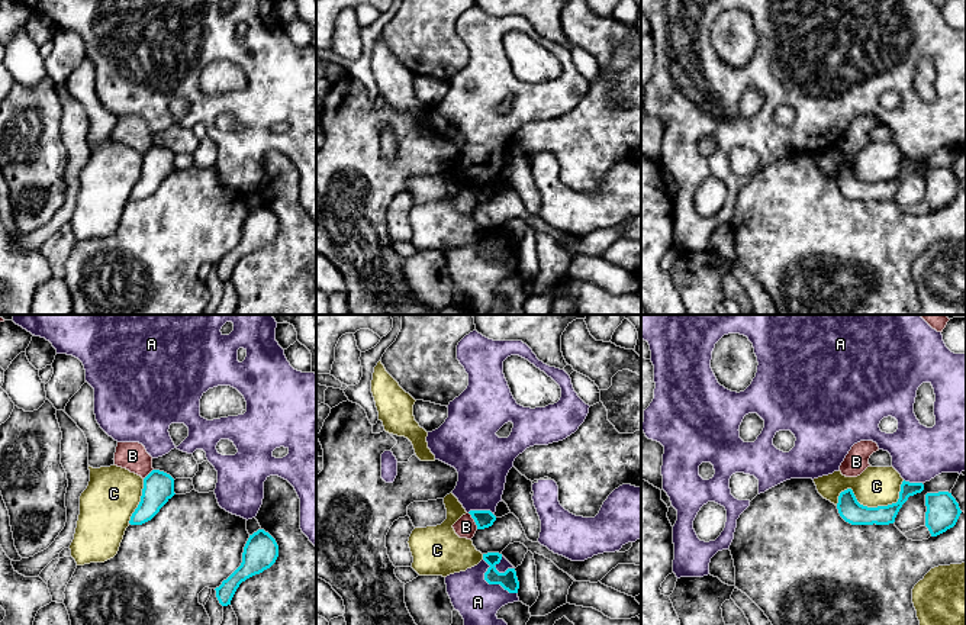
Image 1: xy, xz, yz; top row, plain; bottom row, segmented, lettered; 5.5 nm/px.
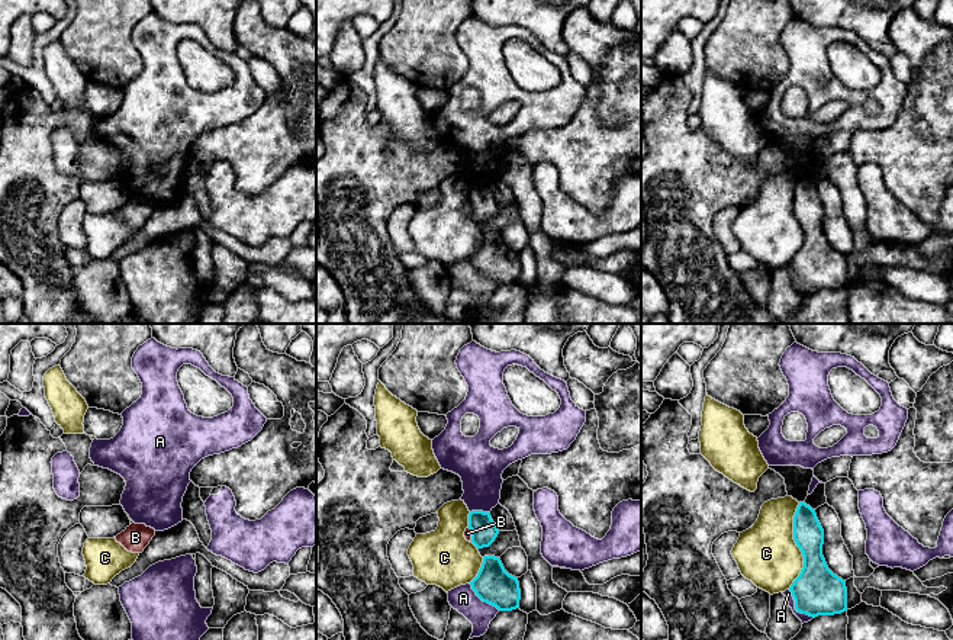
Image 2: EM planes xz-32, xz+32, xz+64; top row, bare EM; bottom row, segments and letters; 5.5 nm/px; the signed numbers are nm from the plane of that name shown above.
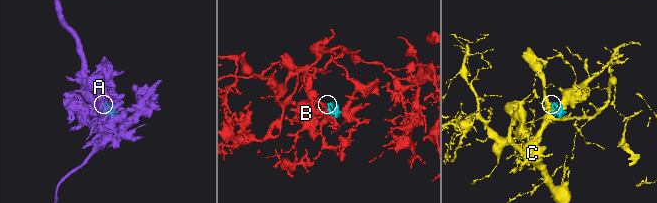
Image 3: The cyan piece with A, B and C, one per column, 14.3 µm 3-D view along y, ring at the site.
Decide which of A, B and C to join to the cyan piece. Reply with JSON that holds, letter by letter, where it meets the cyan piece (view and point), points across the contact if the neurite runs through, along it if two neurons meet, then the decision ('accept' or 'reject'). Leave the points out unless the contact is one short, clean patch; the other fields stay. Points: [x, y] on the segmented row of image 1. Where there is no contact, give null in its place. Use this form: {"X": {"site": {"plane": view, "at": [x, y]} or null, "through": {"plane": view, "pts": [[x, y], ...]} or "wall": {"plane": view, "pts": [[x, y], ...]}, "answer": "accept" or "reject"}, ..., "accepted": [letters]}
{"A": {"site": {"plane": "xz", "at": [490, 583]}, "answer": "reject"}, "B": {"site": {"plane": "xz", "at": [475, 521]}, "wall": {"plane": "xz", "pts": [[469, 512], [477, 528]]}, "answer": "reject"}, "C": {"site": {"plane": "yz", "at": [870, 508]}, "answer": "reject"}, "accepted": []}

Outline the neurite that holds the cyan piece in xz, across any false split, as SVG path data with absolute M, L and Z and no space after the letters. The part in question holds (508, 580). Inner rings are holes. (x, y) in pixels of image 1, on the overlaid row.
M487 552L483 554L483 560L490 566L484 573L484 580L489 584L500 584L509 593L518 593L519 581L515 568L508 568L505 573L499 573L495 567L500 563L502 554Z

